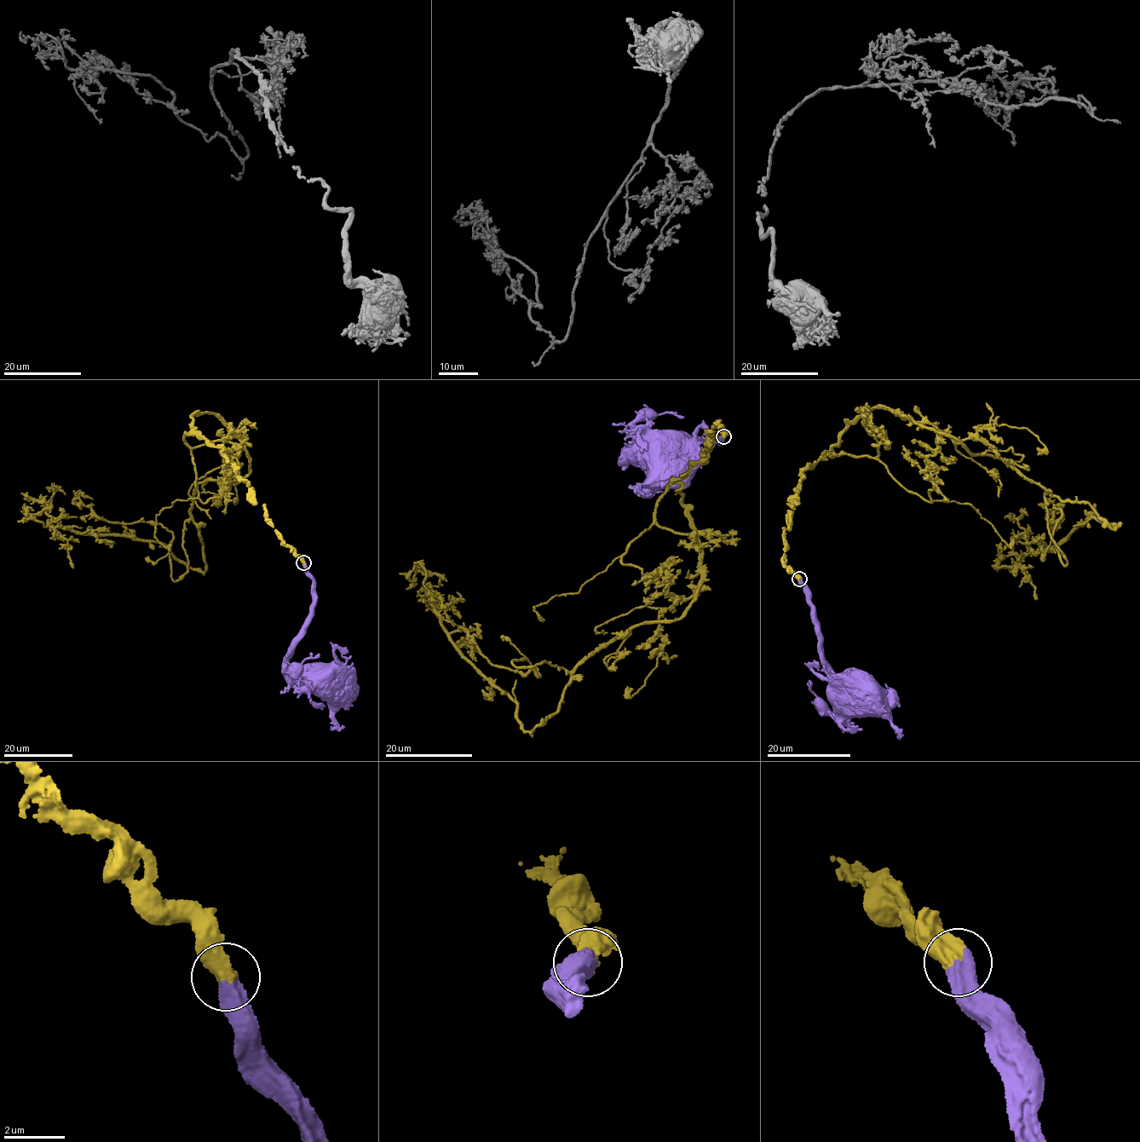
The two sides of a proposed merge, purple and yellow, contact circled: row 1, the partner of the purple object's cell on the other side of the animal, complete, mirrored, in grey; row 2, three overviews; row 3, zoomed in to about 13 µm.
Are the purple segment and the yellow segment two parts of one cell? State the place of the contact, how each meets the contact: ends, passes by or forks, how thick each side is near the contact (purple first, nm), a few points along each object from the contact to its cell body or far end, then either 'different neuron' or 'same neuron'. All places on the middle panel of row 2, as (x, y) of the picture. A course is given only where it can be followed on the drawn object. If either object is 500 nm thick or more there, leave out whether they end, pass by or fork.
(723, 436) | 650/650 nm | purple via (723, 437), (709, 441), (688, 434), (659, 435), (627, 458), (641, 463), (649, 452) | yellow via (723, 437), (717, 421), (682, 475), (695, 599), (584, 660), (531, 730), (441, 624), (423, 565), (406, 590) | same neuron

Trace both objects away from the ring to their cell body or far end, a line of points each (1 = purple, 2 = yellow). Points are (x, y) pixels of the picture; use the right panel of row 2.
1: (800, 579), (814, 613), (818, 645), (825, 662), (866, 701), (866, 699), (855, 703), (854, 697)
2: (800, 579), (783, 558), (802, 472), (878, 406), (1119, 527), (1091, 516), (996, 565), (1022, 555)

